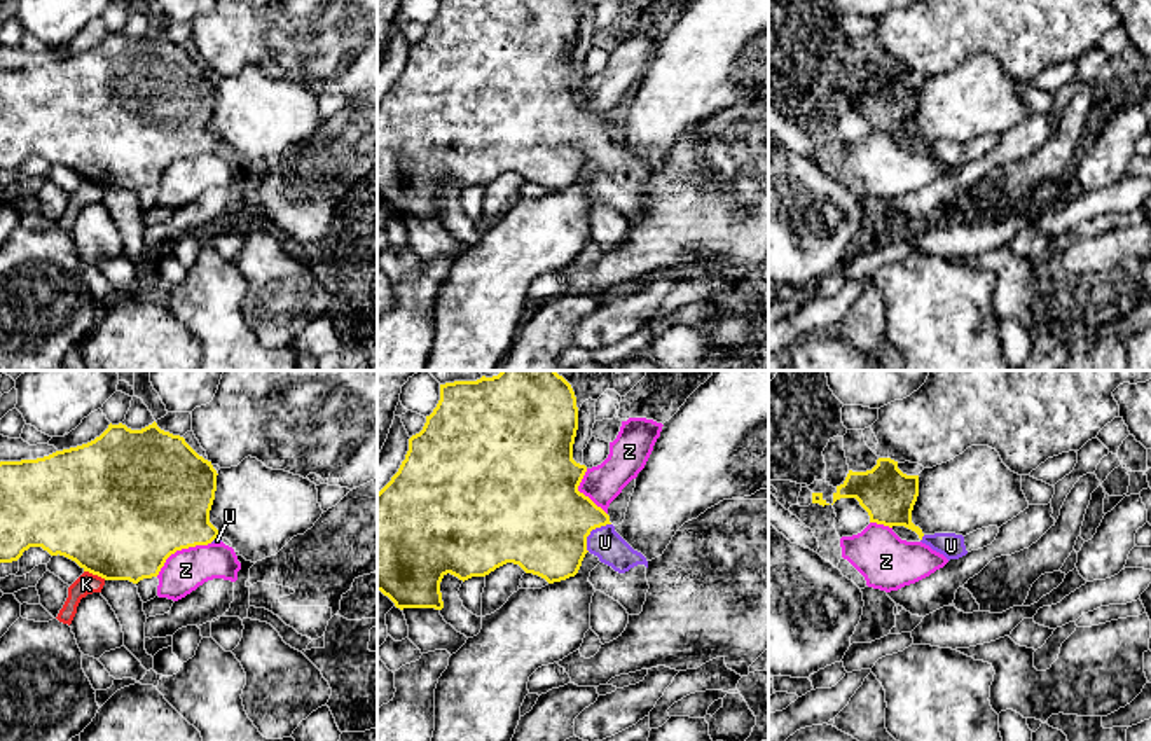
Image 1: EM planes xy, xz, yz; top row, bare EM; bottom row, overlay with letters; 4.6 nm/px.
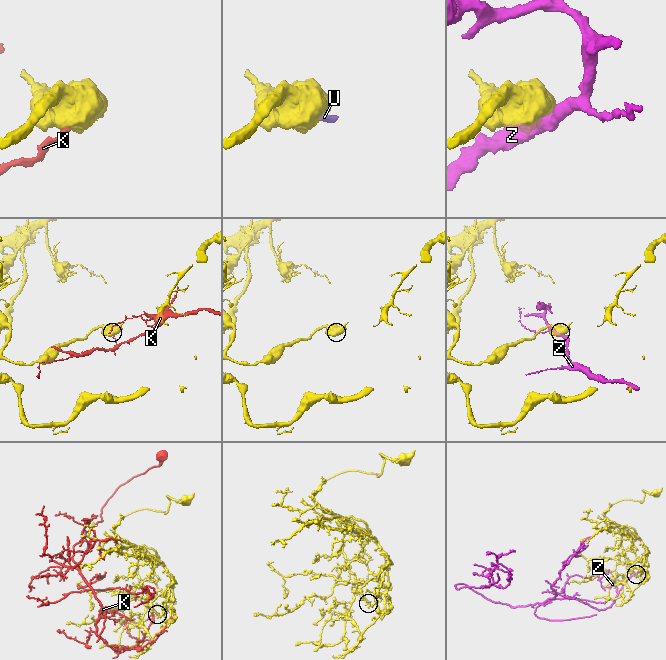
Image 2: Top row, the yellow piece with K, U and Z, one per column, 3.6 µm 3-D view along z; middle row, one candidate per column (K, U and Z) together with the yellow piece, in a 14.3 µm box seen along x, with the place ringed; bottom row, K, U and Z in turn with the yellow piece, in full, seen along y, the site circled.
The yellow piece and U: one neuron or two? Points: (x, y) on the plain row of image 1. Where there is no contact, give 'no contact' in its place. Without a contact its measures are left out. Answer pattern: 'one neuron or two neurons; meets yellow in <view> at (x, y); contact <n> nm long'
one neuron; meets yellow in xz at (591, 138); contact 170 nm long

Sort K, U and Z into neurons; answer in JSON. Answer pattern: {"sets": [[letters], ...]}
{"sets": [["K"], ["U"], ["Z"]]}

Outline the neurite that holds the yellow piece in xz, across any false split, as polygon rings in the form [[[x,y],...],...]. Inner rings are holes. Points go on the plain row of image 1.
[[[440,0],[440,9],[433,21],[426,24],[423,38],[409,47],[409,59],[398,80],[377,101],[377,199],[388,204],[396,217],[435,217],[442,218],[440,190],[451,182],[459,189],[486,185],[496,177],[513,171],[526,182],[538,184],[548,192],[575,185],[587,161],[599,166],[599,173],[590,180],[589,190],[596,199],[618,210],[629,224],[639,224],[650,197],[646,189],[646,166],[634,159],[610,131],[610,124],[589,105],[578,100],[587,80],[585,73],[573,68],[573,52],[578,38],[578,16],[575,0]]]

